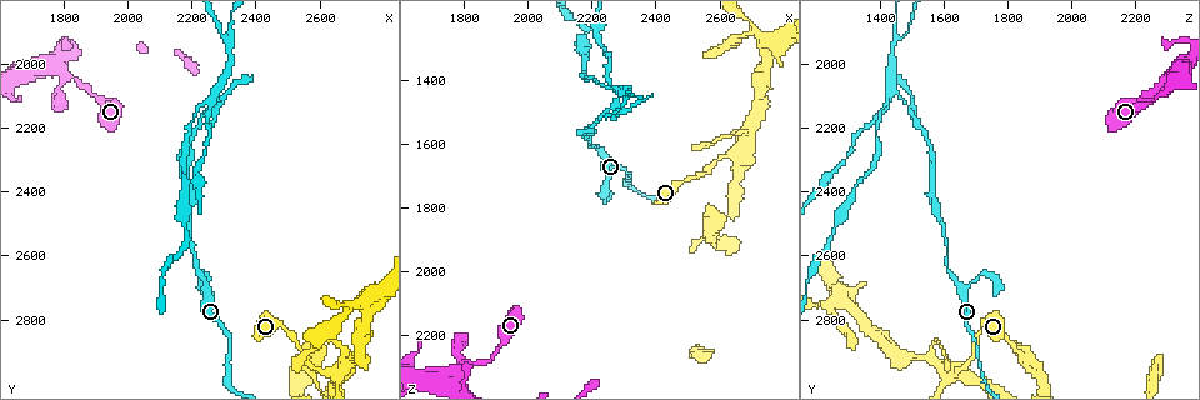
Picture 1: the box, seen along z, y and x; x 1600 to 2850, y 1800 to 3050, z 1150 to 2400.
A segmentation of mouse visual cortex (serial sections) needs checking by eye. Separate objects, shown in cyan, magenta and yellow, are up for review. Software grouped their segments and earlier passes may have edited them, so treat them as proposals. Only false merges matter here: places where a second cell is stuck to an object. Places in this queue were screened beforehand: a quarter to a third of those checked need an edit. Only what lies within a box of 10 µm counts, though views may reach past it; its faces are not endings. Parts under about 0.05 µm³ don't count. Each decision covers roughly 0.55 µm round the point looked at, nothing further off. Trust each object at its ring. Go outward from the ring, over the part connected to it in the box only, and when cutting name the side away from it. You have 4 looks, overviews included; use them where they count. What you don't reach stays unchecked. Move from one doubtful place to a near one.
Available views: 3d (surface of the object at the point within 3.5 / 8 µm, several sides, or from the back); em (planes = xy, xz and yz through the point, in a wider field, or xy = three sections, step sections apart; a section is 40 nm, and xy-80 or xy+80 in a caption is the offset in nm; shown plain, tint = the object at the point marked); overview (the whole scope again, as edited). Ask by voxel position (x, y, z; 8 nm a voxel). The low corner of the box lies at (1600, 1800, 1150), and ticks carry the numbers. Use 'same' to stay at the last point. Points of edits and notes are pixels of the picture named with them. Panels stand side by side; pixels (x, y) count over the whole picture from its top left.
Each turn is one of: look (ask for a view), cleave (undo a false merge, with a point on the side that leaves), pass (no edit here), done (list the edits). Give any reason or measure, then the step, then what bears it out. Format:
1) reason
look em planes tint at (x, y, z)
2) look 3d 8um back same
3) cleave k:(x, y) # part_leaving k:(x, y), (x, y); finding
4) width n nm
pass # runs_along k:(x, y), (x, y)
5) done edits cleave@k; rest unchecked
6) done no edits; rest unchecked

sharp bend
look 3d 3.5um at (2640, 2960, 1640)

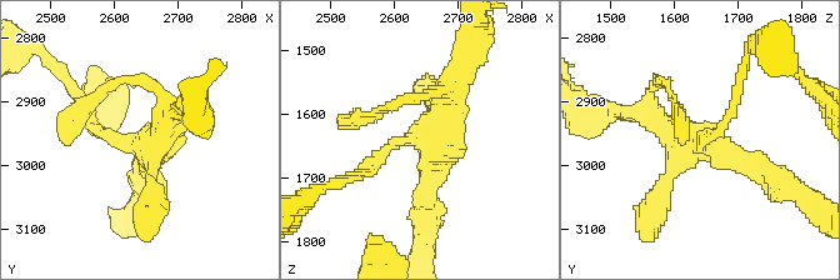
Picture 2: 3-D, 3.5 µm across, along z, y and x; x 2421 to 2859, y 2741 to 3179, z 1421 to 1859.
arms 4; arm_widths 150, 200, 250, 300 nm
look em xy step 3 tint at (2640, 2965, 1640)

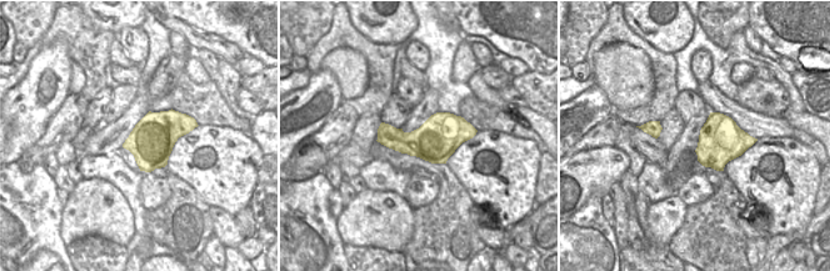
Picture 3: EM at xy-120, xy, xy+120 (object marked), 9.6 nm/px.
pass # runs_along 2:(83, 109), (118, 144), (183, 114); continuous, no second cell

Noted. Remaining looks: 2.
calibre changes
look 3d 8um at (2730, 2730, 1290)

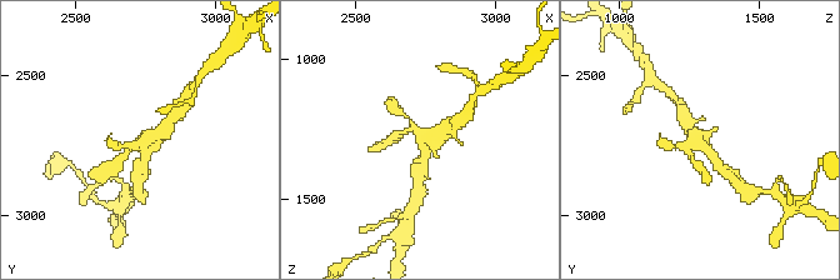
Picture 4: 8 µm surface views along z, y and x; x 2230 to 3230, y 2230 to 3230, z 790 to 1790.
look 3d 3.5um same

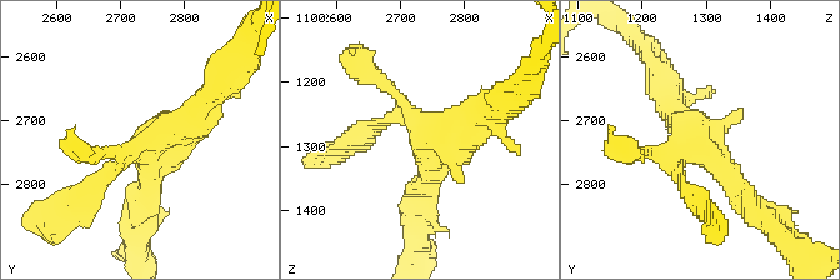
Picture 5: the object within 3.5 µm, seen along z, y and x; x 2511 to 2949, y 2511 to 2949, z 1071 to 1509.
pass # runs_along 5:(755, 210), (698, 145), (679, 156), (689, 191); continuous, no second cell

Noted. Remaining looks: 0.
done no edits; rest unchecked

